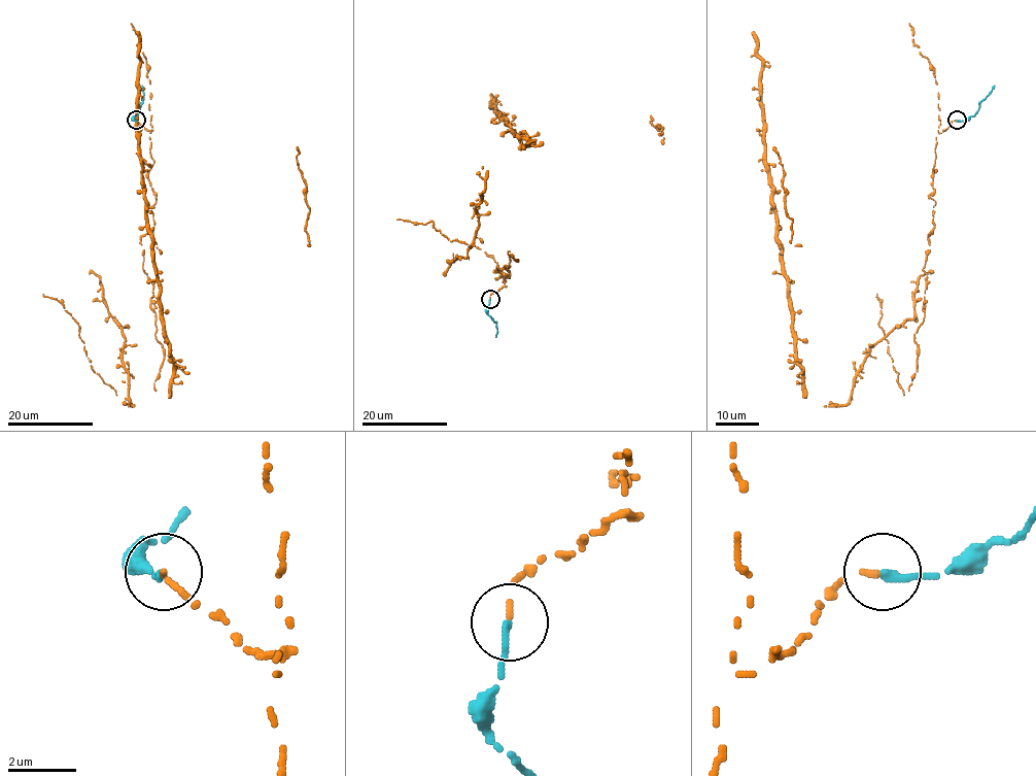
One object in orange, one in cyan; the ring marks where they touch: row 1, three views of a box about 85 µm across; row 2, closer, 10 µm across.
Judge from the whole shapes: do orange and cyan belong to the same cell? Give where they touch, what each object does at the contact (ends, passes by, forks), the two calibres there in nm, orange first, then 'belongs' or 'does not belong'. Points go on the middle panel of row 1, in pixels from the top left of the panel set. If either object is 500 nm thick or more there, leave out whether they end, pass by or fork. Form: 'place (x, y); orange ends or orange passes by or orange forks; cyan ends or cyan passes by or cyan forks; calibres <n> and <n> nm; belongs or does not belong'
place (490, 299); orange ends; cyan ends; calibres 140 and 220 nm; belongs

